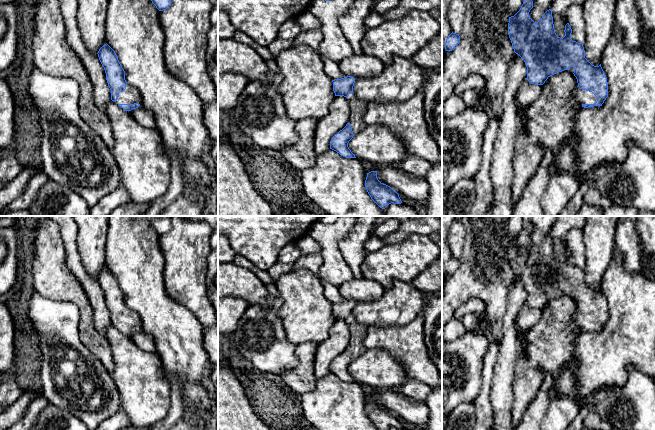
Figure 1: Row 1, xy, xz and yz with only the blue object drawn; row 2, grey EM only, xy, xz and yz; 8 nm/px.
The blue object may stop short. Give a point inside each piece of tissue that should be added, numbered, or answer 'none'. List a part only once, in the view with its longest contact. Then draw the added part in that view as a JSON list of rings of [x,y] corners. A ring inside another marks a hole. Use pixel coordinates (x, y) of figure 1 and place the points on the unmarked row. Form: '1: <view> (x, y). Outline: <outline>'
1: yz (585, 321). Outline: [[[579,311],[573,315],[573,319],[582,328],[594,328],[597,325],[597,321],[592,316],[582,314]]]

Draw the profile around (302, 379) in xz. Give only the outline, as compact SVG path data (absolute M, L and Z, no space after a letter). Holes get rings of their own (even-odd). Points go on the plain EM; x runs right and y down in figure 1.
M305 342L296 345L295 355L298 358L298 365L280 374L284 383L293 391L300 395L308 393L315 388L315 352L318 344L314 342Z

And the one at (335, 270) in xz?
M340 216L333 224L316 222L307 233L321 245L324 262L318 272L319 278L336 287L354 279L349 264L340 252L338 242L353 229L356 219L357 216Z

